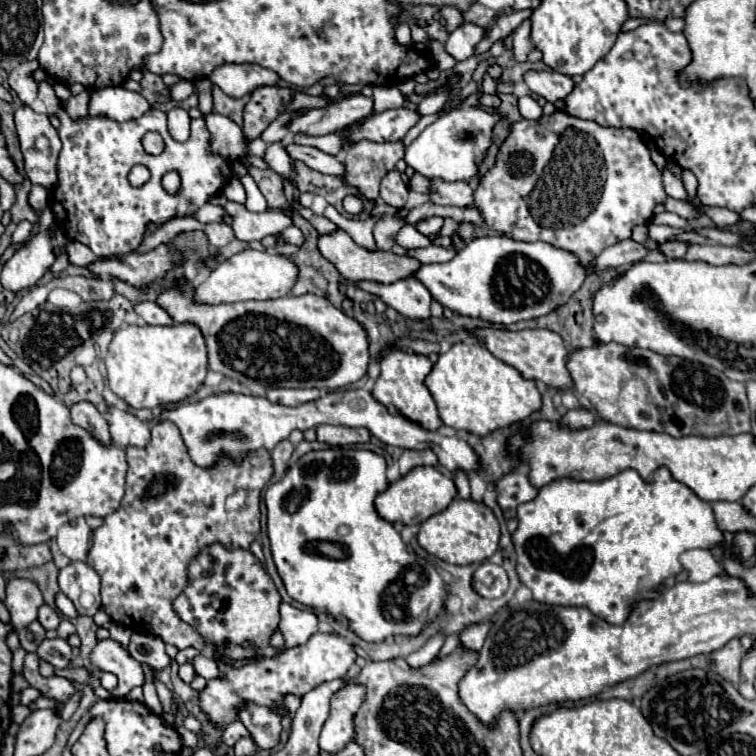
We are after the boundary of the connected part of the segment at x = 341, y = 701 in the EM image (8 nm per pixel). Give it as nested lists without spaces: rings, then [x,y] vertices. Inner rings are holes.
[[[347,684],[331,698],[331,714],[325,720],[319,734],[319,748],[337,754],[353,740],[353,716],[359,710],[365,696],[365,688],[357,684]]]

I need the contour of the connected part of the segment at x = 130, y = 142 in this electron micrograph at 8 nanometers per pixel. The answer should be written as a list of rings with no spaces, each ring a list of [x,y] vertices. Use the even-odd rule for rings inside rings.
[[[47,80],[39,82],[39,98],[45,102],[47,114],[57,116],[61,122],[59,138],[63,148],[57,164],[59,180],[49,198],[57,228],[61,228],[69,240],[77,240],[89,246],[97,256],[107,258],[89,266],[101,278],[119,278],[137,288],[161,278],[171,268],[175,256],[167,244],[161,244],[147,254],[137,254],[147,222],[165,224],[173,216],[195,212],[209,196],[221,192],[223,184],[231,178],[231,162],[207,150],[209,132],[205,120],[191,120],[191,136],[181,144],[169,136],[167,116],[157,108],[151,108],[141,118],[129,122],[109,120],[107,116],[85,116],[75,120],[67,114]],[[147,132],[161,134],[165,148],[159,156],[145,152],[141,140]],[[135,164],[143,164],[151,170],[151,180],[141,188],[133,188],[127,180],[127,174]],[[169,170],[179,170],[181,174],[183,184],[177,194],[167,194],[161,186],[161,178]]]

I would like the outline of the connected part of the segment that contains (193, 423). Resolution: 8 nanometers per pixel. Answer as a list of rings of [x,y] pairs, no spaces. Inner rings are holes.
[[[337,390],[329,392],[319,400],[301,404],[301,406],[283,406],[269,402],[261,396],[243,396],[233,392],[217,392],[211,396],[205,396],[197,402],[185,402],[171,410],[163,410],[155,422],[169,420],[173,422],[181,436],[183,444],[191,456],[191,460],[201,468],[213,468],[221,458],[231,458],[235,464],[241,464],[251,452],[263,448],[271,452],[281,440],[287,440],[293,430],[309,430],[317,428],[321,424],[339,424],[339,426],[363,426],[371,430],[373,436],[377,436],[381,442],[407,448],[407,450],[423,450],[431,448],[439,464],[455,472],[457,468],[465,472],[479,470],[477,454],[471,450],[471,446],[465,440],[459,438],[445,438],[437,432],[429,432],[421,428],[419,424],[407,420],[401,414],[389,414],[383,404],[379,404],[371,392],[367,390]]]

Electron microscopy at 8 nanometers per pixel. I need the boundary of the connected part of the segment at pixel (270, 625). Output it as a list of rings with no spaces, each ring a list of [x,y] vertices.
[[[219,542],[209,544],[207,548],[197,552],[197,556],[187,566],[187,588],[173,600],[177,616],[183,622],[191,624],[195,632],[199,632],[199,636],[203,636],[203,640],[207,640],[207,646],[213,650],[225,646],[227,642],[239,644],[243,648],[265,646],[269,638],[279,630],[279,604],[281,594],[273,584],[273,578],[267,574],[265,564],[259,558],[255,558],[251,550],[227,548]]]

